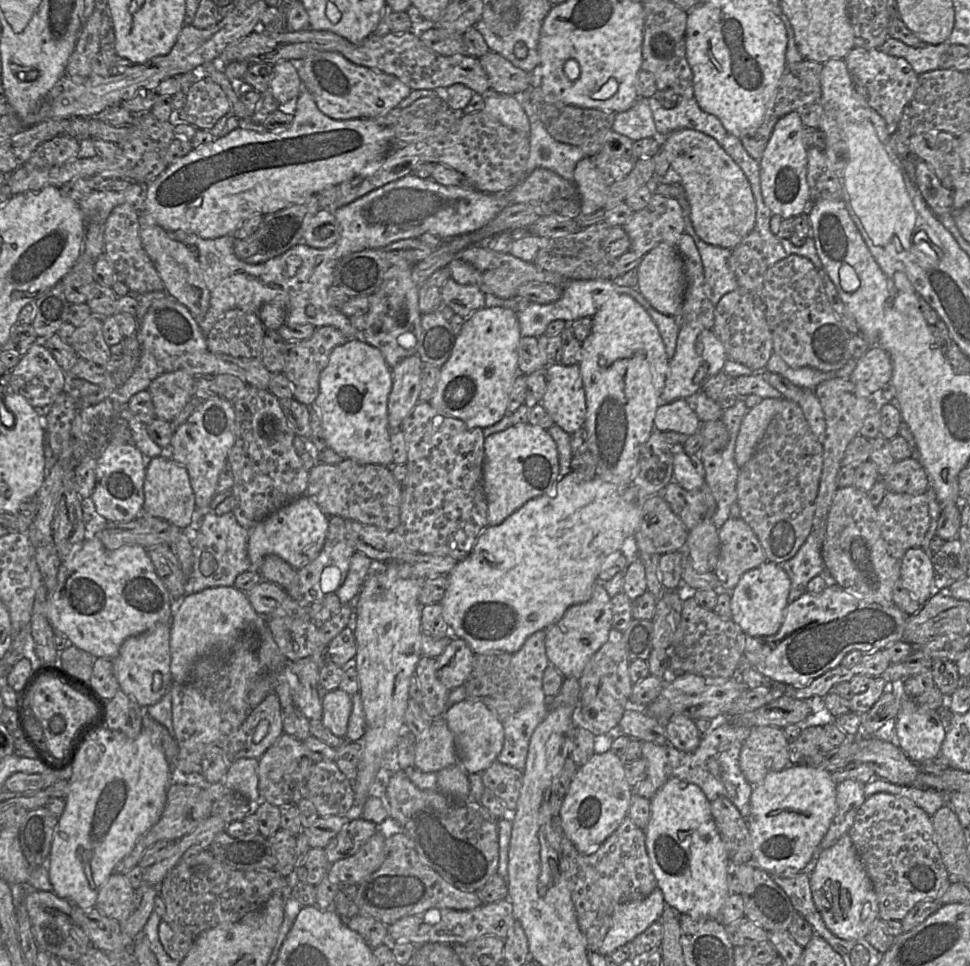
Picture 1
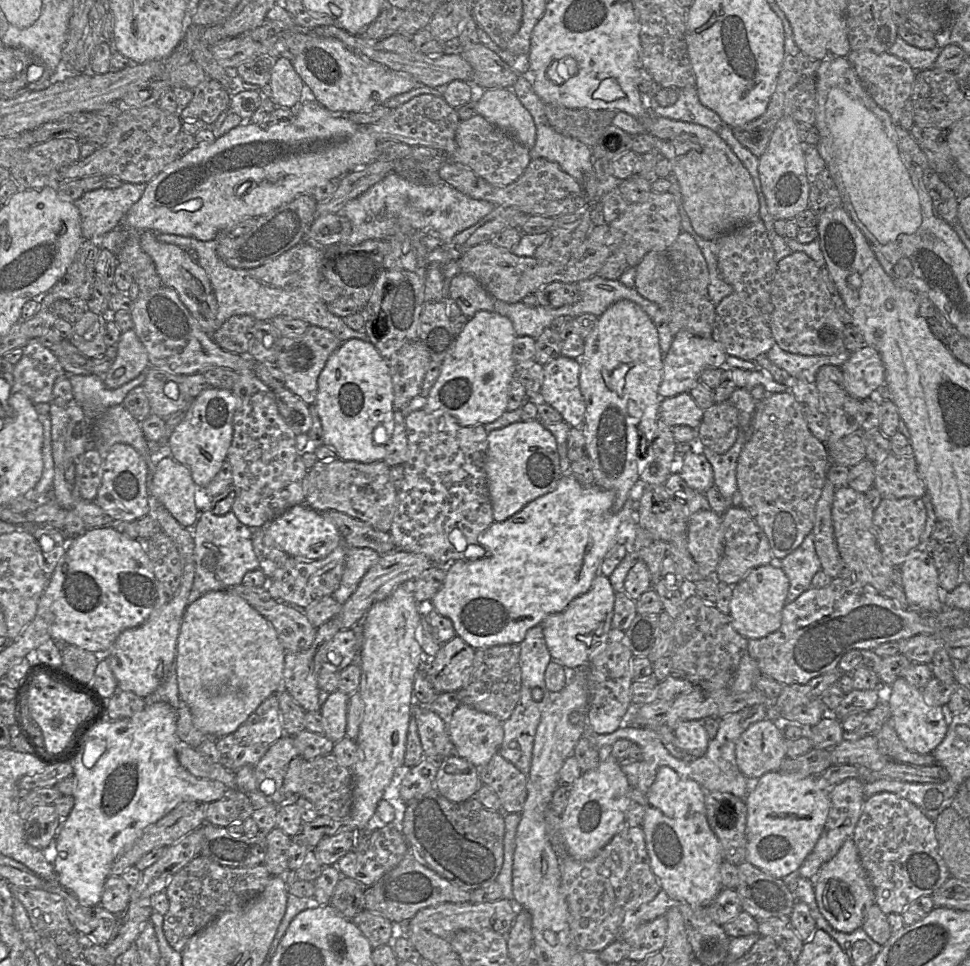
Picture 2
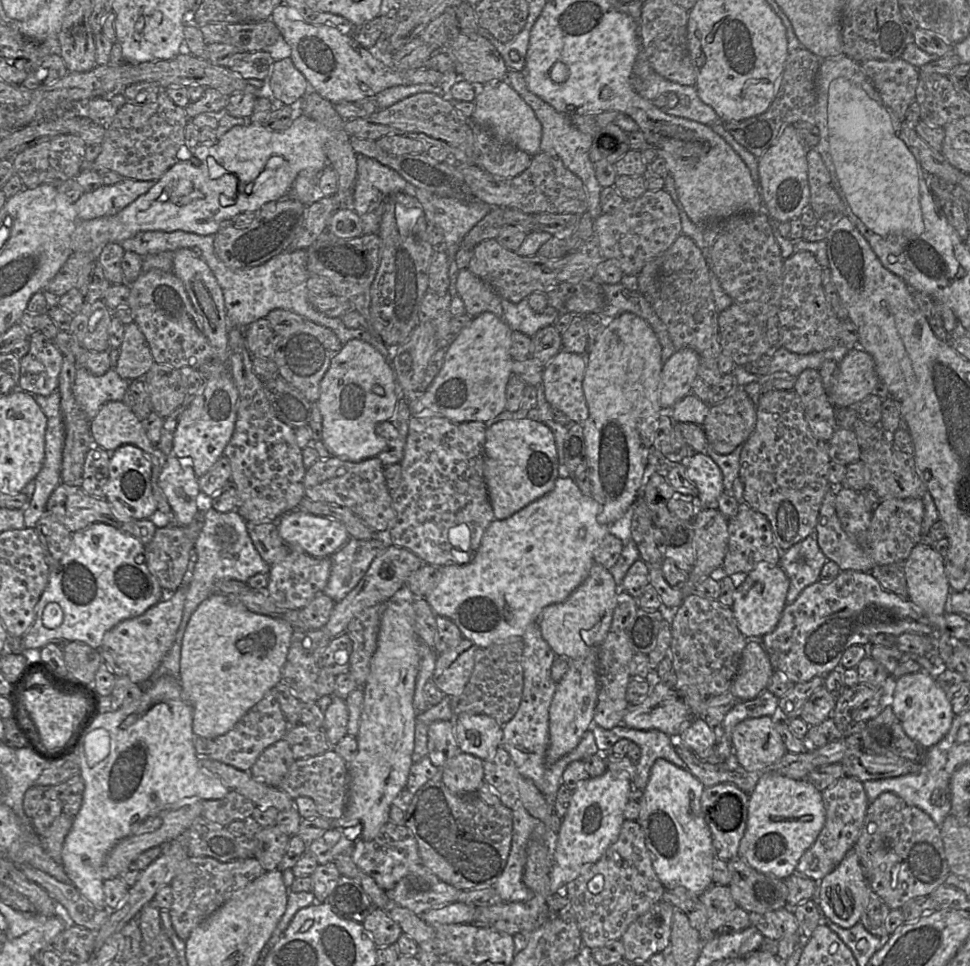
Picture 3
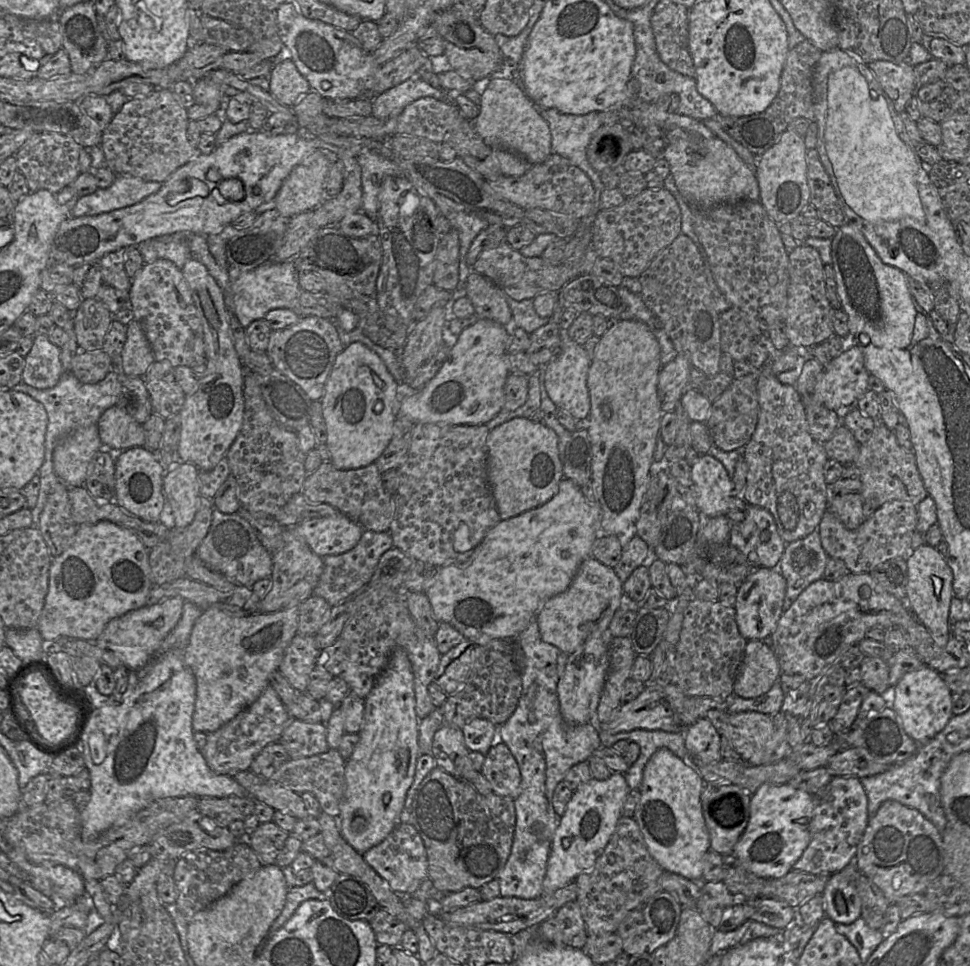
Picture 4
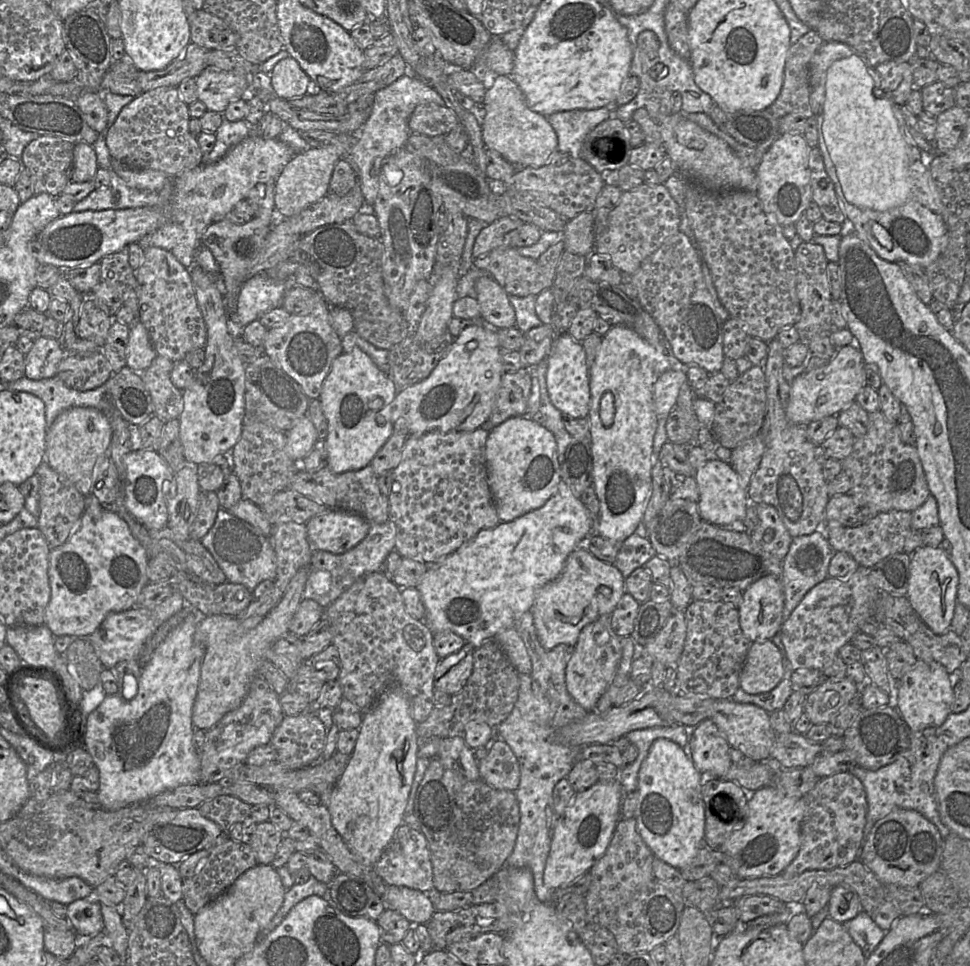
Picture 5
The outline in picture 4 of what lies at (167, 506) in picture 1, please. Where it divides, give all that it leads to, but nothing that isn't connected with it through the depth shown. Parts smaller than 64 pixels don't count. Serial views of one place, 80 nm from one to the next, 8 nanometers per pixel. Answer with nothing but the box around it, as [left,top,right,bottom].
[163,463,201,528]

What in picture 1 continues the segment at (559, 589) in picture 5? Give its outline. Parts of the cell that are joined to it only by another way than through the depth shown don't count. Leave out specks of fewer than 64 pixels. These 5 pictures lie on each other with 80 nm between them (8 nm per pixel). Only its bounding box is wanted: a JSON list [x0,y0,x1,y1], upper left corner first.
[544,578,611,679]

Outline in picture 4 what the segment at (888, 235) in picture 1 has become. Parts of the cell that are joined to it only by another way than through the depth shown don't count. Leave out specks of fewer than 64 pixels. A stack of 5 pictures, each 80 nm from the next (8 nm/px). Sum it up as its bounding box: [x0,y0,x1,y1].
[826,66,926,224]

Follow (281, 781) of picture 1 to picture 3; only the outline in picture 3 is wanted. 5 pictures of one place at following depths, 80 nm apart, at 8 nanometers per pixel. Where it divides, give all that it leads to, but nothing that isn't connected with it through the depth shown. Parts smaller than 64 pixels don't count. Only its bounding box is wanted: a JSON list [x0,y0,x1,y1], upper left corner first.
[250,738,294,787]

